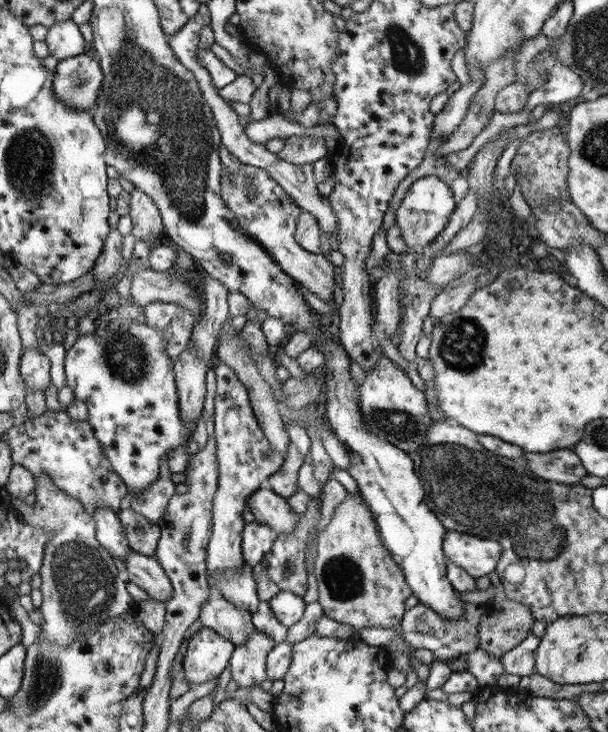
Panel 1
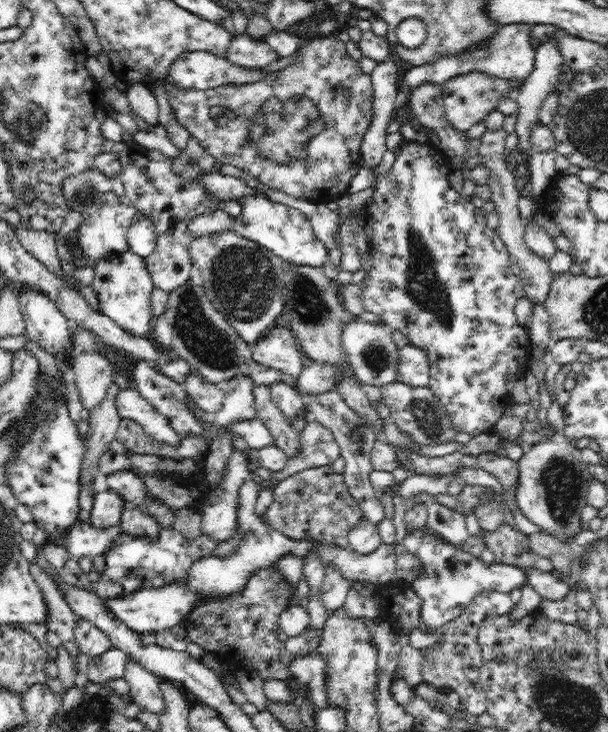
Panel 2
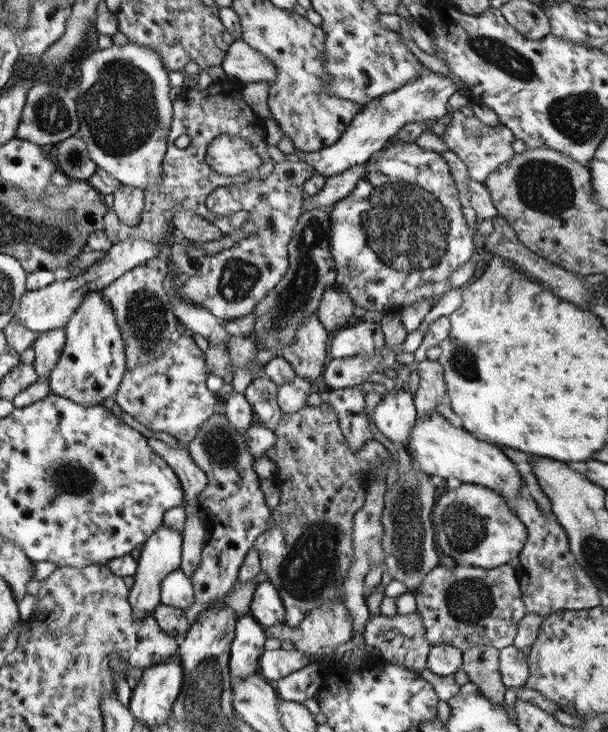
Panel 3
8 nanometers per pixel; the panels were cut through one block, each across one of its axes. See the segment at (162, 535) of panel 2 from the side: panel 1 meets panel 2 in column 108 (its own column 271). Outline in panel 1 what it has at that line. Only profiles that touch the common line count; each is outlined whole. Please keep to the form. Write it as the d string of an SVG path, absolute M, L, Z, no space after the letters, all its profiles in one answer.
M313 499L307 501L306 511L299 516L294 529L288 535L276 535L270 552L261 558L266 576L280 591L289 591L302 597L307 588L304 566L307 532L316 522Z

